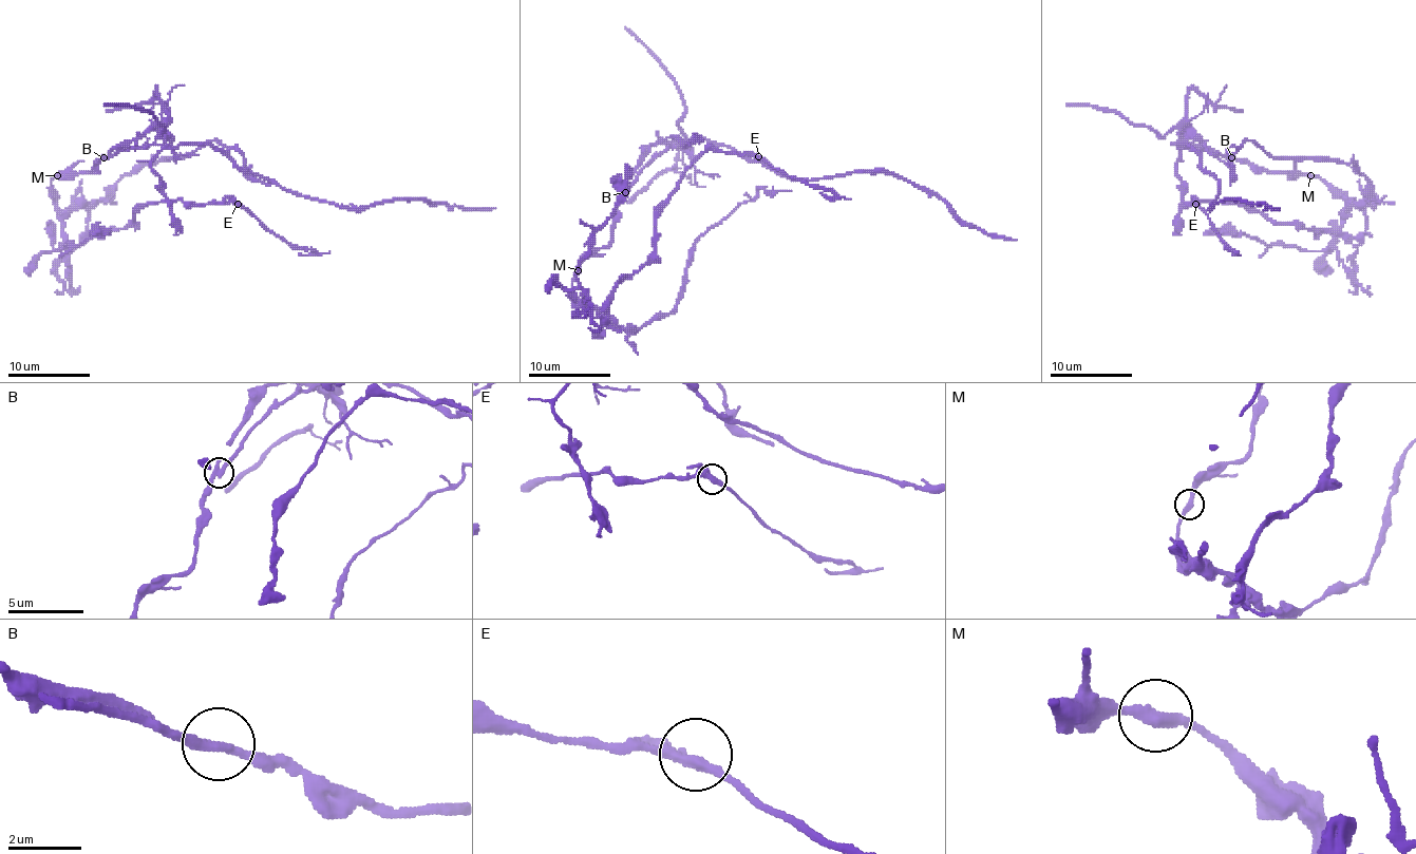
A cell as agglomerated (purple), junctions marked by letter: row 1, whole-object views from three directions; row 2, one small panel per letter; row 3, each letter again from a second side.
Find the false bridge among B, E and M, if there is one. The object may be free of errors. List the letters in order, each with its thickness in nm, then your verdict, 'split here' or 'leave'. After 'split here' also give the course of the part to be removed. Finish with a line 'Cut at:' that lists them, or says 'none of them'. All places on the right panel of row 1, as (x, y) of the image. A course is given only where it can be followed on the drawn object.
B: 320 nm thick; split here; foreign part runs (1232, 156), (1177, 145), (1187, 145), (1218, 182), (1212, 208), (1222, 200), (1280, 208)
E: 340 nm thick; leave
M: 320 nm thick; leave
Cut at: B

